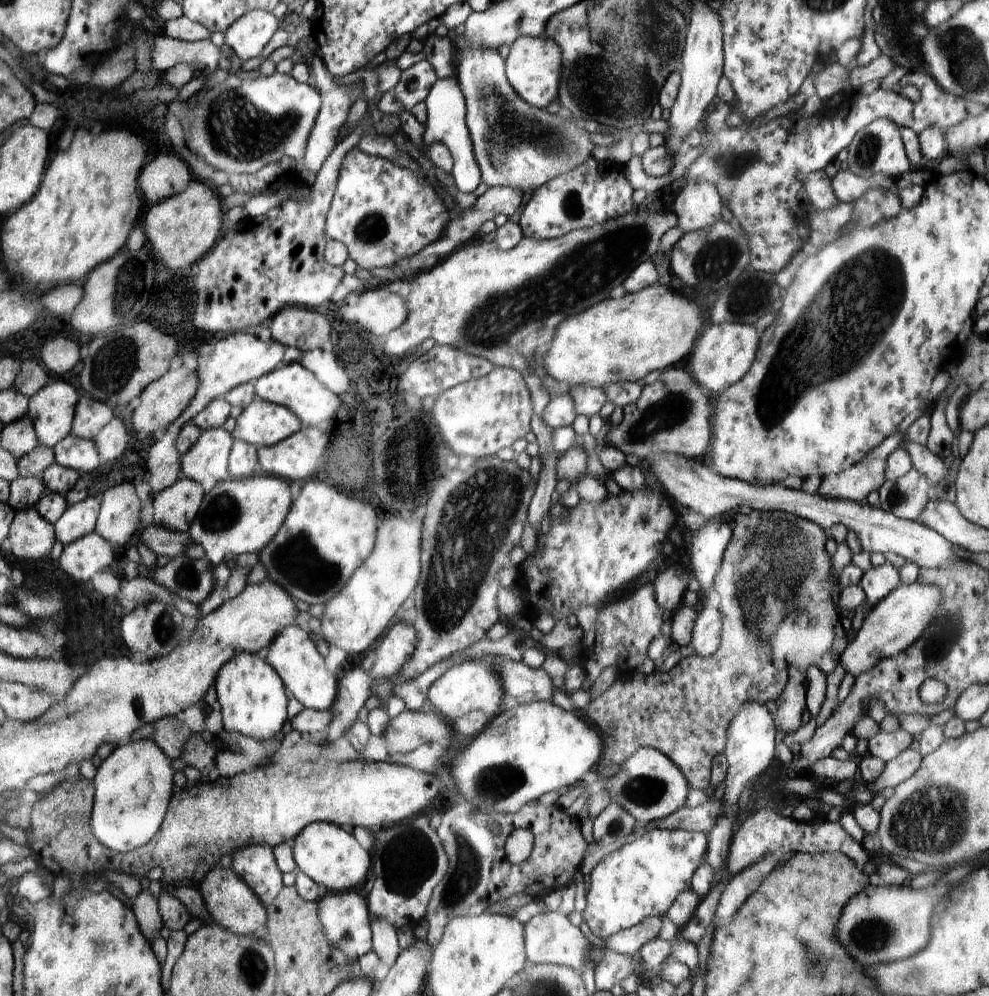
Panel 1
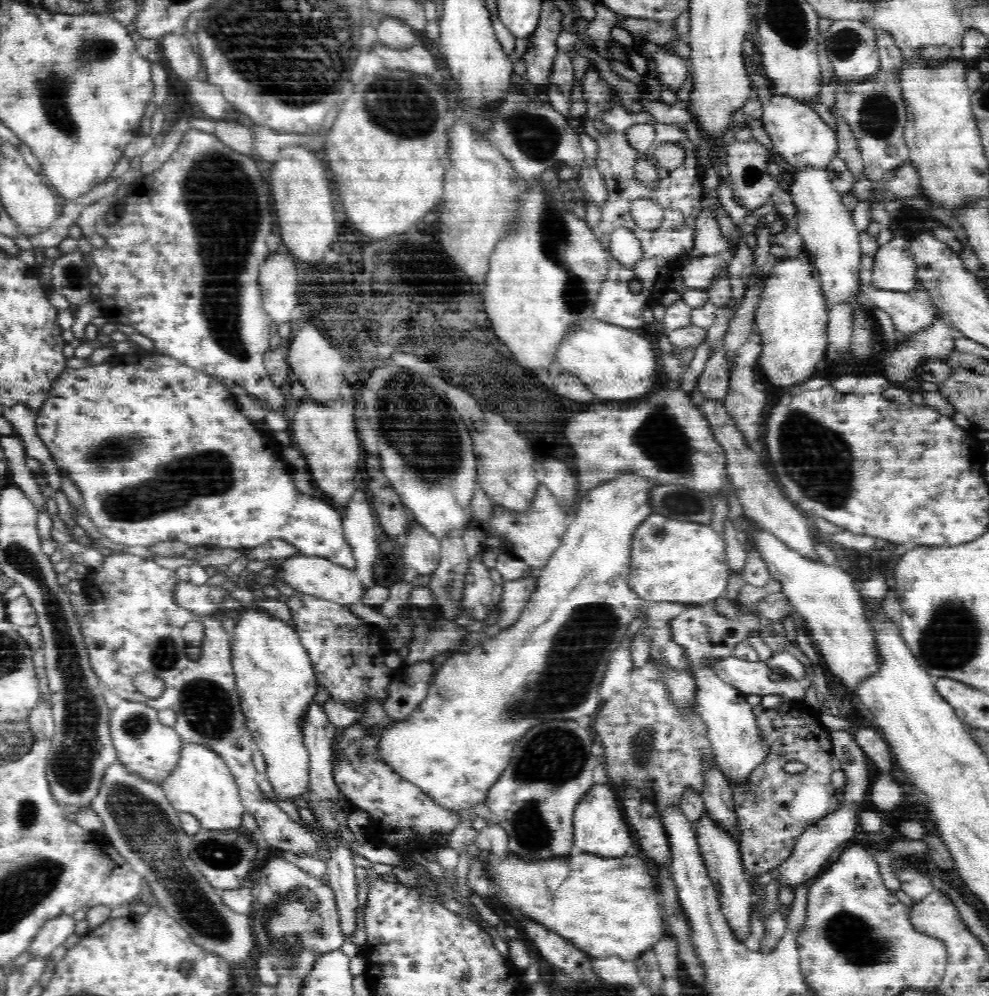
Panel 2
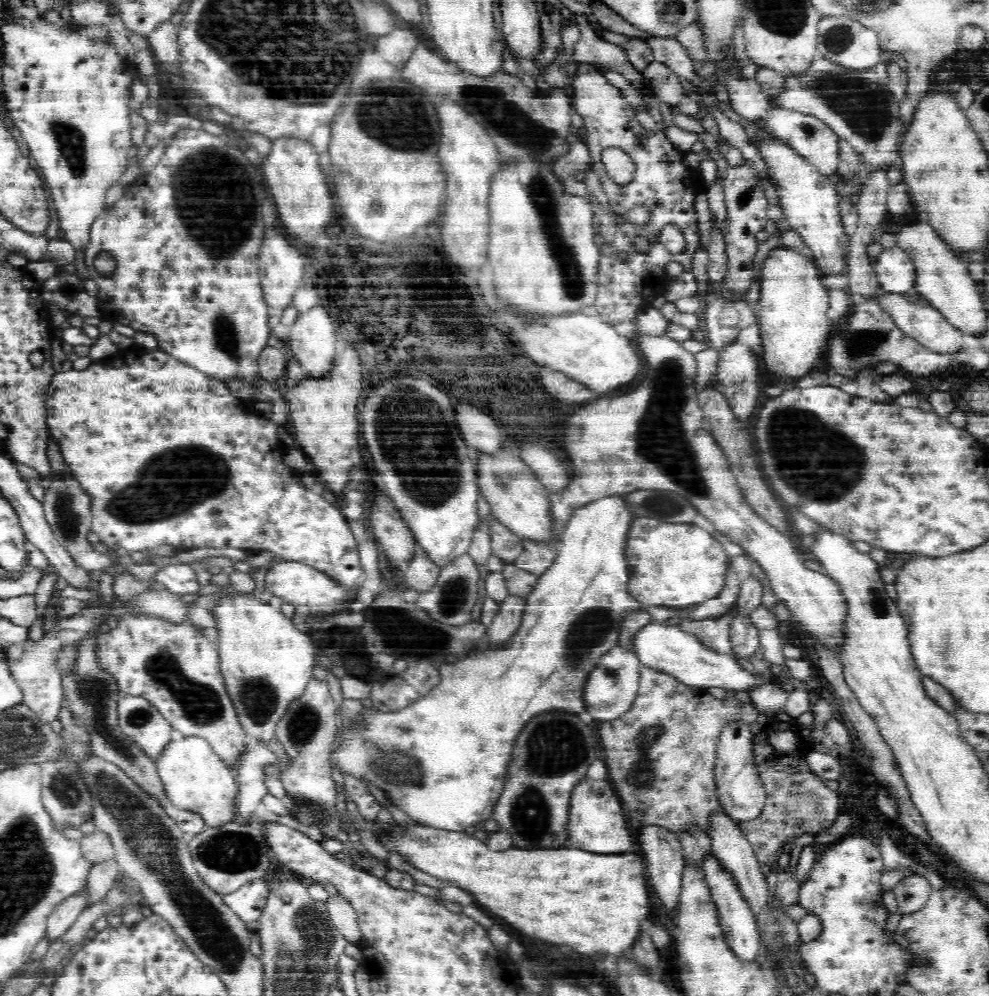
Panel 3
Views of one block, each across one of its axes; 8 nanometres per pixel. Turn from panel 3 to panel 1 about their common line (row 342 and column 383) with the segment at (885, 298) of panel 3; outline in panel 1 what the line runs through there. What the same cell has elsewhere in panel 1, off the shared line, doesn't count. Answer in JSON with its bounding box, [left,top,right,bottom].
[372,918,401,968]

